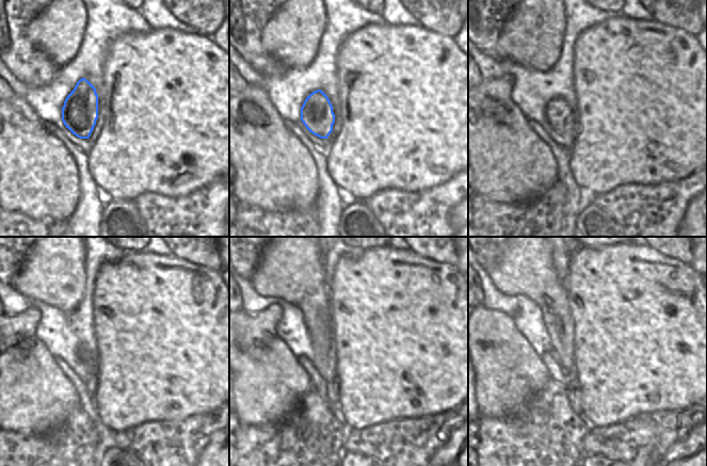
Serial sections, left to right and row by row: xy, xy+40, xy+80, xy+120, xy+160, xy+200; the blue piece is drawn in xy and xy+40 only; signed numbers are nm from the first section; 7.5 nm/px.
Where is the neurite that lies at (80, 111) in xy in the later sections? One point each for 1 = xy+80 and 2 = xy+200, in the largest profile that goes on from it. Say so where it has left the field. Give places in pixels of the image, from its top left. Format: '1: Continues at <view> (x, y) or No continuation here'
1: Continues at xy+80 (559, 114)
2: Continues at xy+200 (574, 392)

